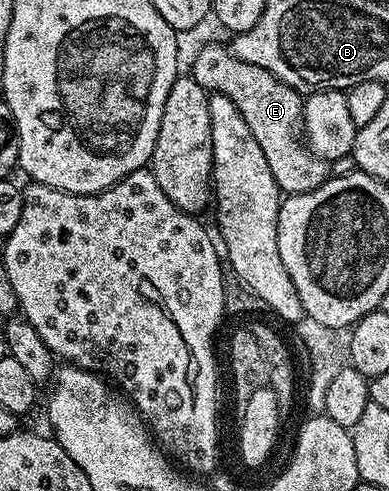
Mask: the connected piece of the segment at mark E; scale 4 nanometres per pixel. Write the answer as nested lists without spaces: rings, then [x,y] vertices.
[[[227,44],[202,46],[192,61],[190,76],[204,89],[219,91],[234,99],[234,107],[242,111],[242,119],[246,119],[250,131],[254,131],[254,139],[258,139],[258,147],[262,147],[262,155],[266,155],[266,163],[270,163],[270,175],[274,175],[274,183],[278,183],[281,194],[309,193],[328,180],[329,162],[308,147],[304,135],[304,97],[298,90],[291,89],[289,85],[270,75],[270,71],[254,67],[254,63],[242,63],[242,59],[234,56]]]

